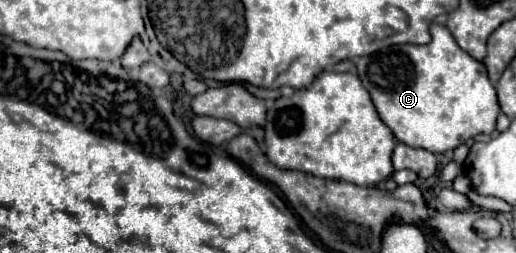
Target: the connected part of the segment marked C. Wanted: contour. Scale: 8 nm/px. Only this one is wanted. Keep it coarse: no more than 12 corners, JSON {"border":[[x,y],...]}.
{"border":[[445,25],[357,75],[399,143],[445,153],[495,131],[481,61]]}

